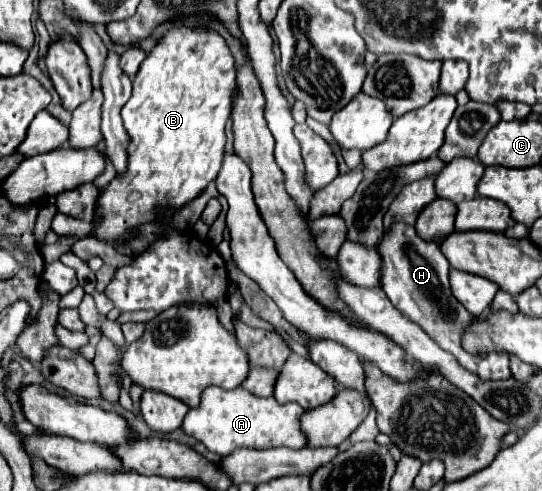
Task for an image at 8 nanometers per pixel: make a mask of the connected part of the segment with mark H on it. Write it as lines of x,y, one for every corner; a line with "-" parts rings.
396,223
394,227
388,227
384,231
384,237
376,249
382,259
380,285
398,311
402,311
414,323
418,323
442,349
450,351
464,369
476,373
482,379
496,381
512,377
506,353
490,353
488,357
474,357
466,355
466,351
462,349
460,339
464,335
464,329
472,321
472,313
468,313
466,307
458,303
458,299
454,299
450,291
450,281
448,281
450,265
446,257
440,253
438,243
424,241
422,237
418,237
412,225
406,227
406,223

